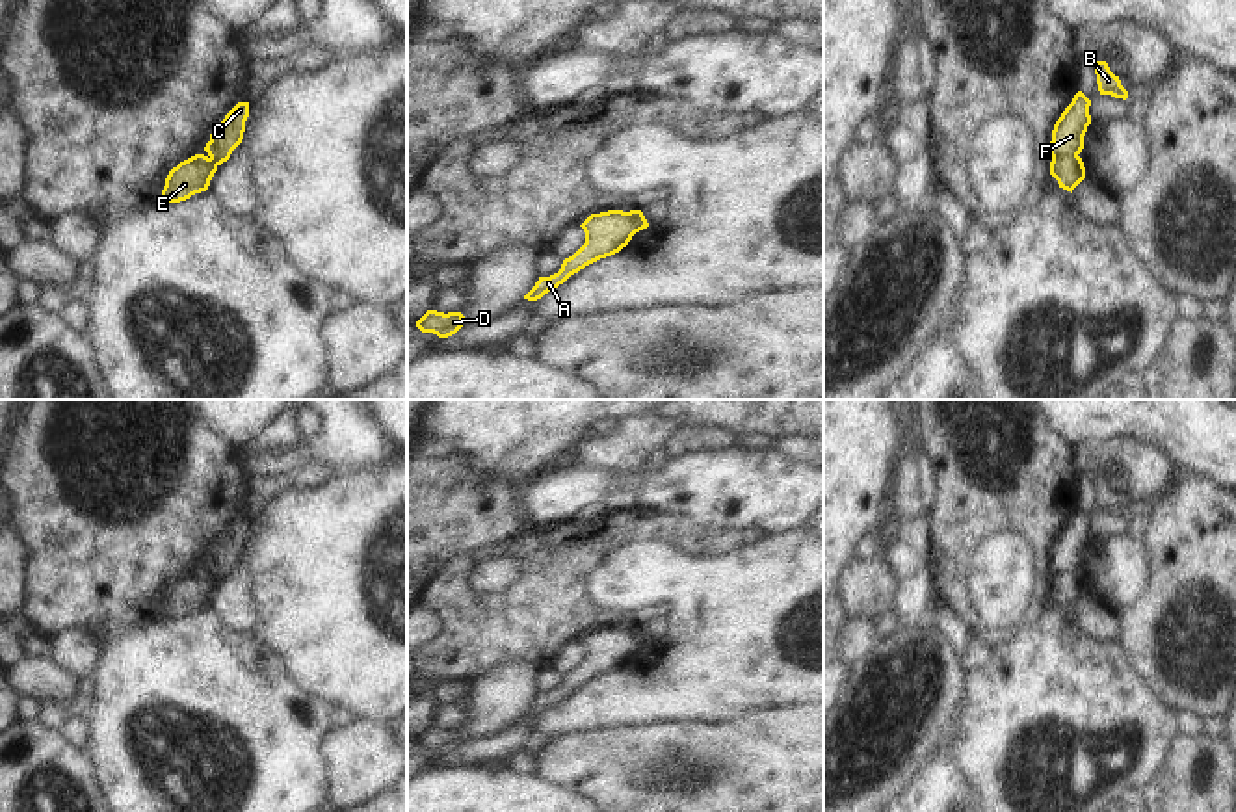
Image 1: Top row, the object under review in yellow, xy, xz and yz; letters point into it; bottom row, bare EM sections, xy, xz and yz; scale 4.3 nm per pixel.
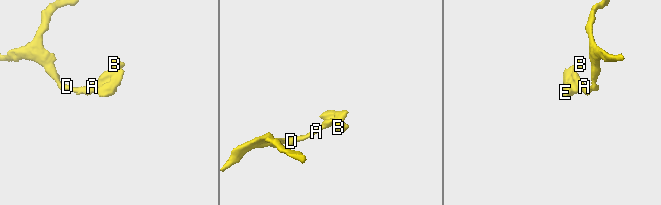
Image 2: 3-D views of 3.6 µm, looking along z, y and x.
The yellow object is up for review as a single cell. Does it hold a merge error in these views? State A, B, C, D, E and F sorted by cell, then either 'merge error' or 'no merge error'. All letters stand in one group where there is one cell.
A D E / B C F | merge error

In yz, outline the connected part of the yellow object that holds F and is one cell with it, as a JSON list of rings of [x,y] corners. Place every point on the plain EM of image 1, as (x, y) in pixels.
[[[1078,507],[1072,518],[1056,537],[1050,557],[1052,576],[1063,576],[1082,569],[1084,552],[1091,541],[1089,522],[1091,517],[1082,507]]]

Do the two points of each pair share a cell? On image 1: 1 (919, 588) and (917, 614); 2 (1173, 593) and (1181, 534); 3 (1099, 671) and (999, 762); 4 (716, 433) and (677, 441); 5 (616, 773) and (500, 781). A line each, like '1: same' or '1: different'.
1: same
2: same
3: same
4: same
5: different

